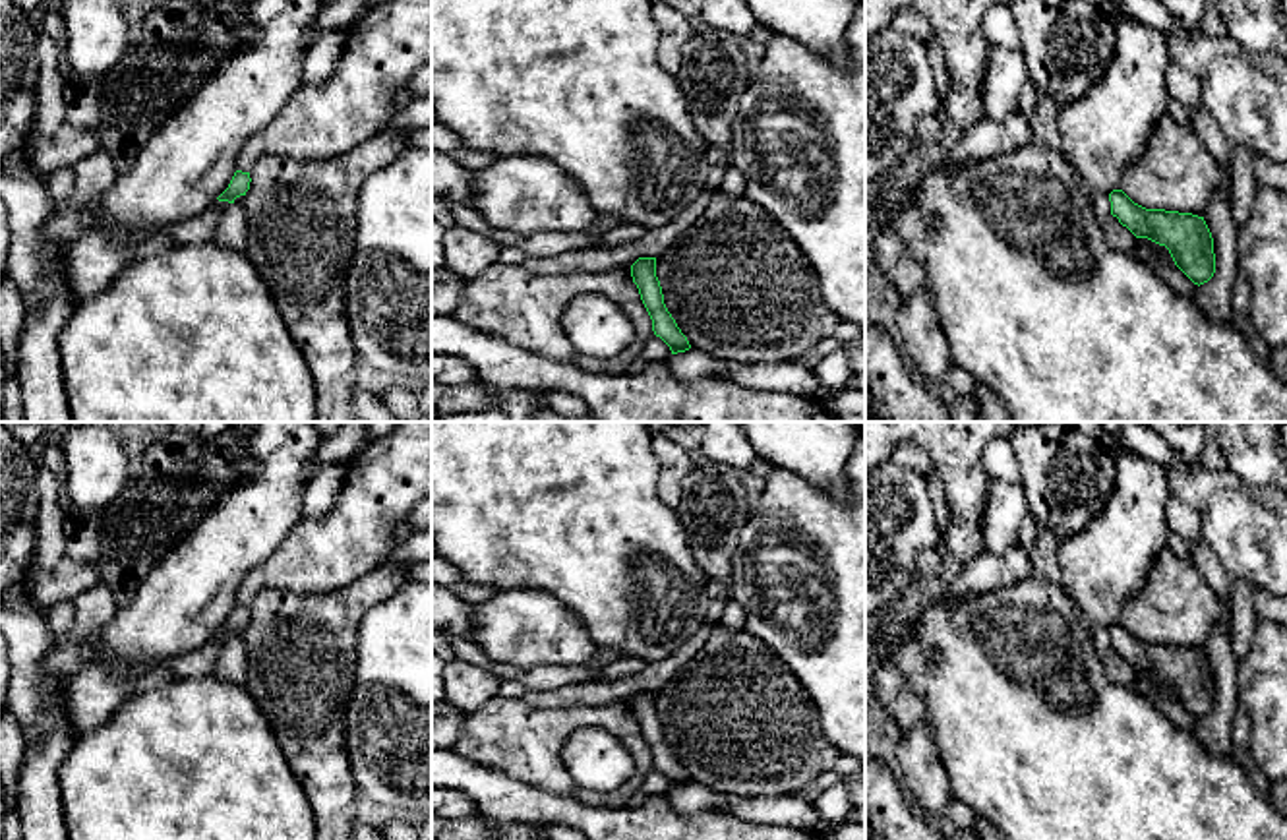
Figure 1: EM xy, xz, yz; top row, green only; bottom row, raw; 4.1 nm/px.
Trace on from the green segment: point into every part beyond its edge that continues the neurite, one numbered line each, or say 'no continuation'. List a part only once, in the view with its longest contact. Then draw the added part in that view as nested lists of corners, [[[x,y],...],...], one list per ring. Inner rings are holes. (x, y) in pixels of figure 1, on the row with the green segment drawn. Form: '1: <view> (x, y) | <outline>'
no continuation

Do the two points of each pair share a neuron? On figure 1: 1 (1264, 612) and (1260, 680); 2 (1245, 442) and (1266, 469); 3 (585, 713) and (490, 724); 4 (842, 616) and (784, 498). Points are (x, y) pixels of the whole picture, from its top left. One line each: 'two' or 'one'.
1: two
2: one
3: one
4: one

